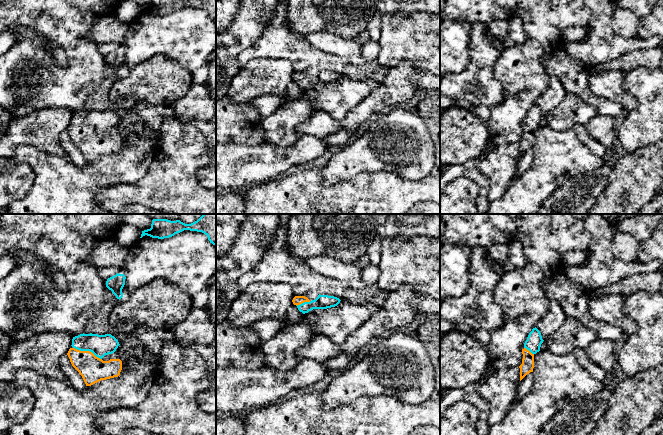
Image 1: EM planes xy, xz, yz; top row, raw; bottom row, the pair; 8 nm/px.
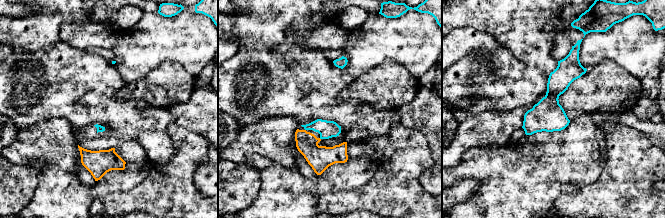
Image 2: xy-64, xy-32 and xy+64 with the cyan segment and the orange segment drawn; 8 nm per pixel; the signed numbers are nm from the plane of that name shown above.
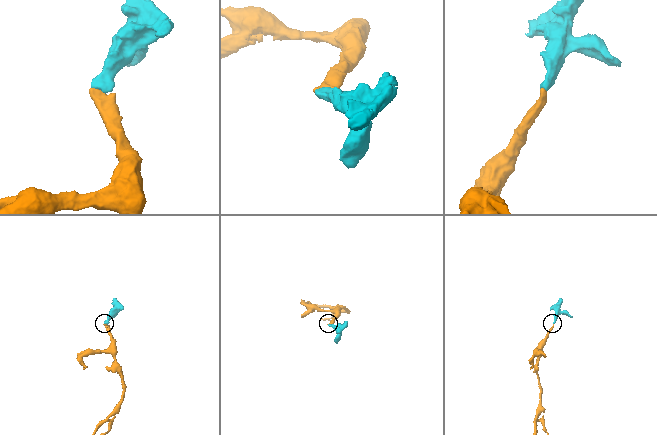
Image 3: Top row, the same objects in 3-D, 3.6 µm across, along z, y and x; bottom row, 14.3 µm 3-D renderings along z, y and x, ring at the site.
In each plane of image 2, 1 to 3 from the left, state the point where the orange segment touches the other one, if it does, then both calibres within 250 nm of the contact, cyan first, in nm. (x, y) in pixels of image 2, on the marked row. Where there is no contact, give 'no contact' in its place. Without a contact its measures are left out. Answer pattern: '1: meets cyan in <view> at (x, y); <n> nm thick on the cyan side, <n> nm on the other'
1: no contact
2: no contact
3: no contact

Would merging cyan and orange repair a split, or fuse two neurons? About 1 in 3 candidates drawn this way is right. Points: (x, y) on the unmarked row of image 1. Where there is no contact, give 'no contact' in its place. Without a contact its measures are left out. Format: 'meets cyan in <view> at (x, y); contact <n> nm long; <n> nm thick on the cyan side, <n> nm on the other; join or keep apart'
meets cyan in xy at (87, 126); contact 260 nm long; 180 nm thick on the cyan side, 200 nm on the other; join

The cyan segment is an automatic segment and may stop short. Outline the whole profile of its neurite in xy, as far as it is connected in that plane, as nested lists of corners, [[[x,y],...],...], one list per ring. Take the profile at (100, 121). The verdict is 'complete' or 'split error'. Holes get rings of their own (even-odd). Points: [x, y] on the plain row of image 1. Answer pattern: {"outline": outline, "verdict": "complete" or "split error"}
{"outline": [[[83,109],[73,113],[72,123],[67,131],[86,162],[91,162],[101,156],[120,151],[122,146],[120,135],[102,136],[105,131],[114,129],[119,121],[118,116],[111,110]]], "verdict": "split error"}

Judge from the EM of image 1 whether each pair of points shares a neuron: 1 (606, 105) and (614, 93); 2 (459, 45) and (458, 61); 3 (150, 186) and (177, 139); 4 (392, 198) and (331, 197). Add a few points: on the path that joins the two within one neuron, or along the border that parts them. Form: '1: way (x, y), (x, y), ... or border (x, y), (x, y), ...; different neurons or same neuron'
1: border (589, 87), (594, 94), (618, 102), (624, 112); different neurons
2: way (458, 49), (458, 57); same neuron
3: way (162, 174), (177, 159), (177, 151); same neuron
4: way (377, 198), (346, 198); same neuron

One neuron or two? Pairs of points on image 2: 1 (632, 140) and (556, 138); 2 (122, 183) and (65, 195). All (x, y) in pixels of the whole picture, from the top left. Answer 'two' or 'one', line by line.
1: two
2: one

